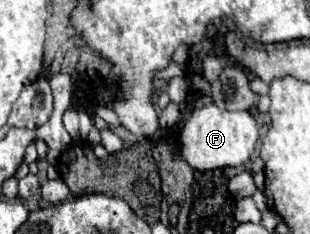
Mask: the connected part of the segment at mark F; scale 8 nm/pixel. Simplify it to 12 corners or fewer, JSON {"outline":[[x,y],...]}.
{"outline":[[196,108],[180,132],[194,170],[244,166],[258,142],[250,112]]}

